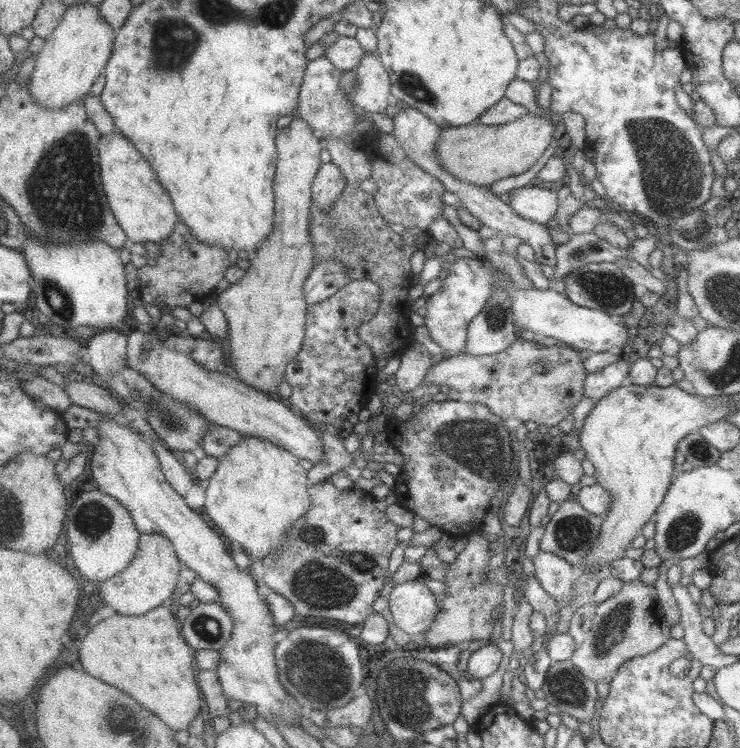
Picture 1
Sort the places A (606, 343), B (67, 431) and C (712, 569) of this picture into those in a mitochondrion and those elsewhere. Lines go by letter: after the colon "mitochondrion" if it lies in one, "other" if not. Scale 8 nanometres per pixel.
A: other
B: other
C: other

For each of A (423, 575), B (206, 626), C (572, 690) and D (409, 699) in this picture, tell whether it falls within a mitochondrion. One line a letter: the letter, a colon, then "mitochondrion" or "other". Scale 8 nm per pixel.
A: other
B: mitochondrion
C: mitochondrion
D: mitochondrion

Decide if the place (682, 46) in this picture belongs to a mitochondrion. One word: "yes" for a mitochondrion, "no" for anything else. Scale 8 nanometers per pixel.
no

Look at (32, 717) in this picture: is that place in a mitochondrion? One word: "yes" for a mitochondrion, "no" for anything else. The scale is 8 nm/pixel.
no

